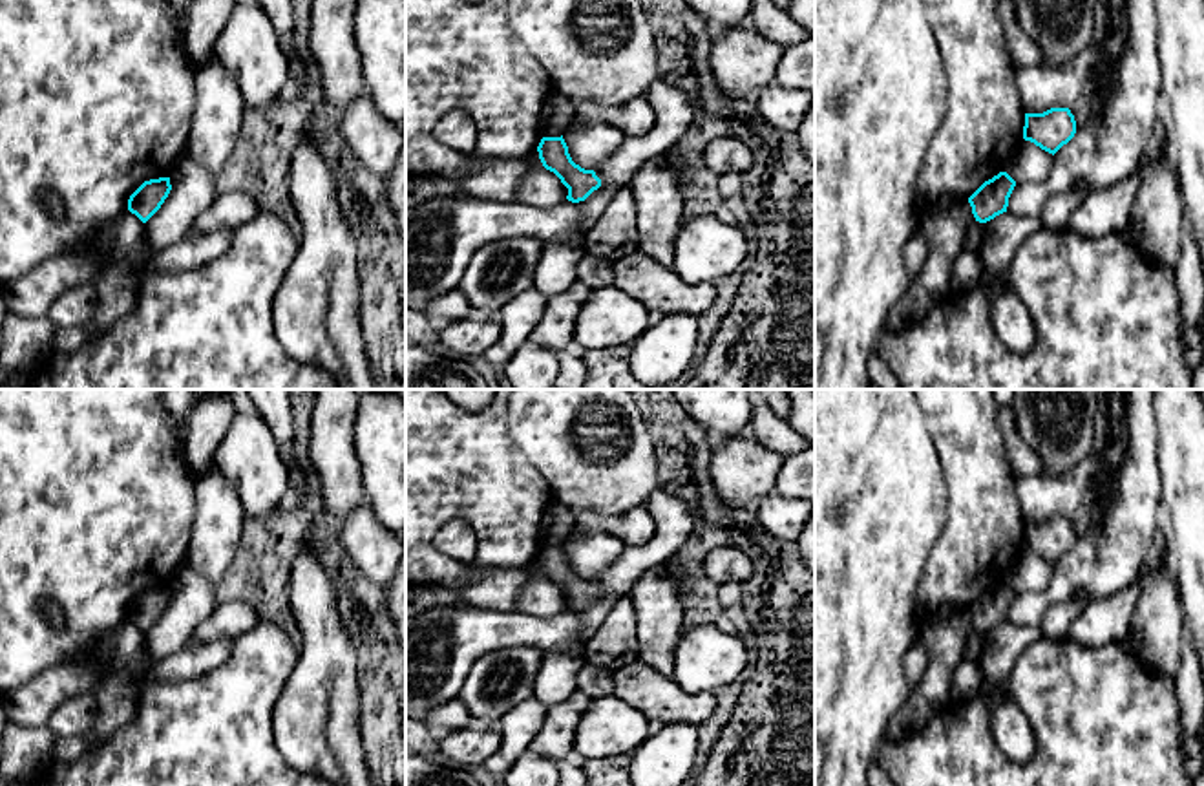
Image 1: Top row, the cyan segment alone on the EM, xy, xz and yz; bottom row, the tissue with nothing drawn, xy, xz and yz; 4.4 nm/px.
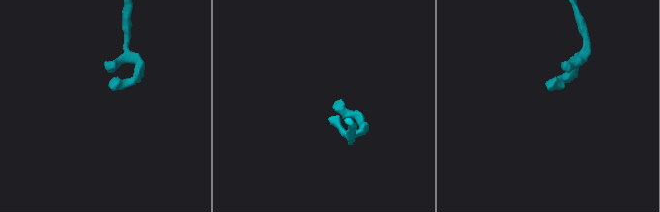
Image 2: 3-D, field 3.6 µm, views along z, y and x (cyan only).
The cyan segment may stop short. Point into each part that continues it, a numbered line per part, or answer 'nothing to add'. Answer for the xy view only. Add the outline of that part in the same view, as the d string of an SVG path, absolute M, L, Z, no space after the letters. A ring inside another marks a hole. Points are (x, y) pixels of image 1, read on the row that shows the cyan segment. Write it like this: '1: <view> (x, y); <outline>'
nothing to add

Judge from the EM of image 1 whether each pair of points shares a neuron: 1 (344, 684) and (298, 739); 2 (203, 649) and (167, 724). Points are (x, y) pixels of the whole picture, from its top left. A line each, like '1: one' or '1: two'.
1: one
2: two

